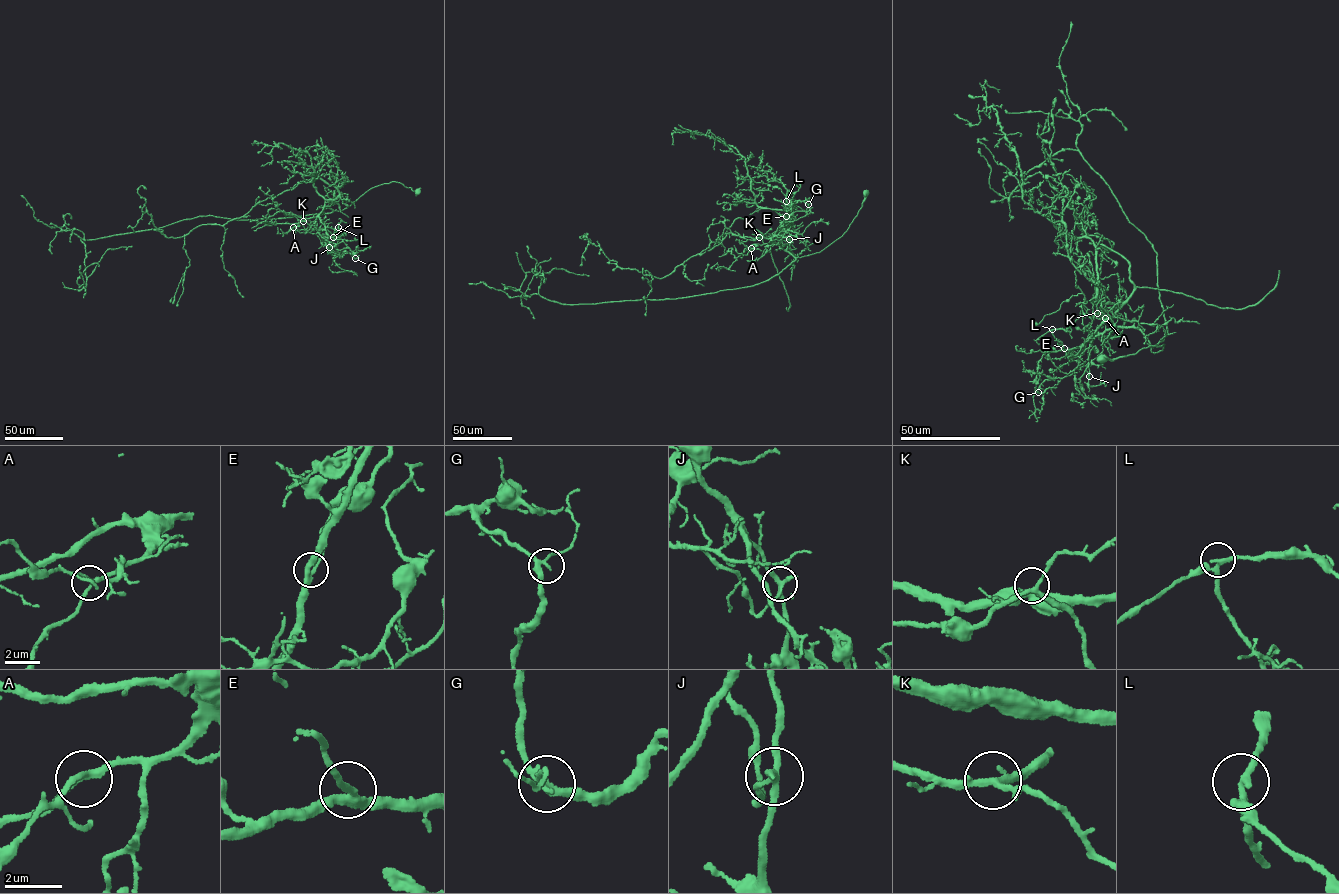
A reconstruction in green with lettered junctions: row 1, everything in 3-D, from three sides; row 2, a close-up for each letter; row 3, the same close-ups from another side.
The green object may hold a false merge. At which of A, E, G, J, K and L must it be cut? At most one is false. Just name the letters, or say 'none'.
J

